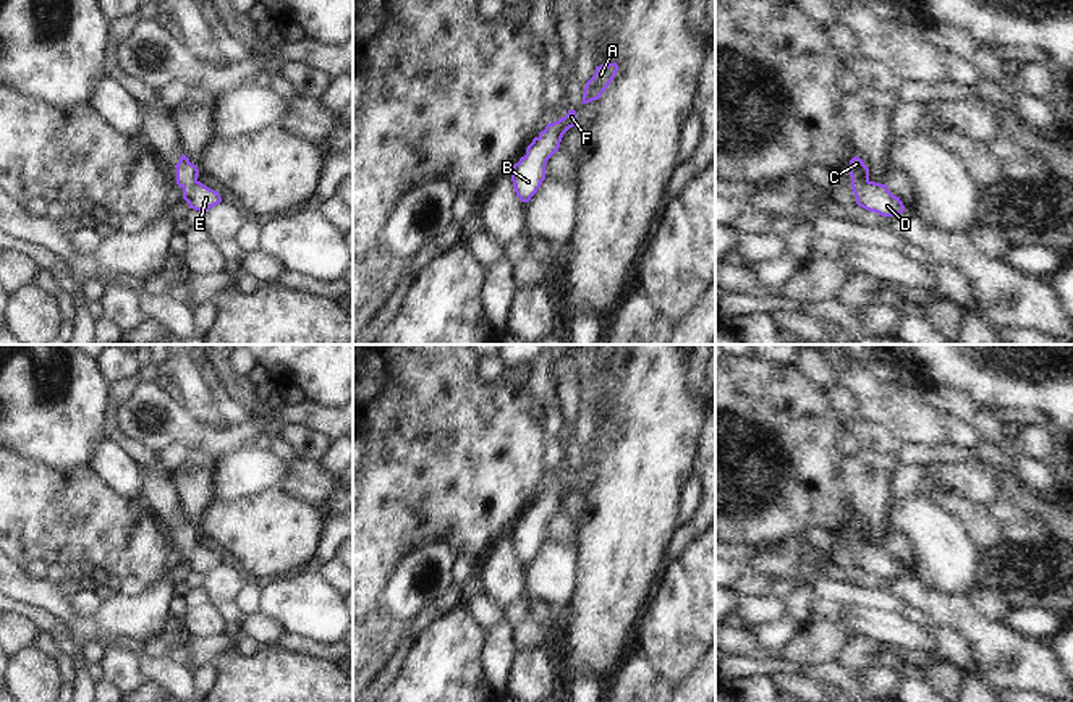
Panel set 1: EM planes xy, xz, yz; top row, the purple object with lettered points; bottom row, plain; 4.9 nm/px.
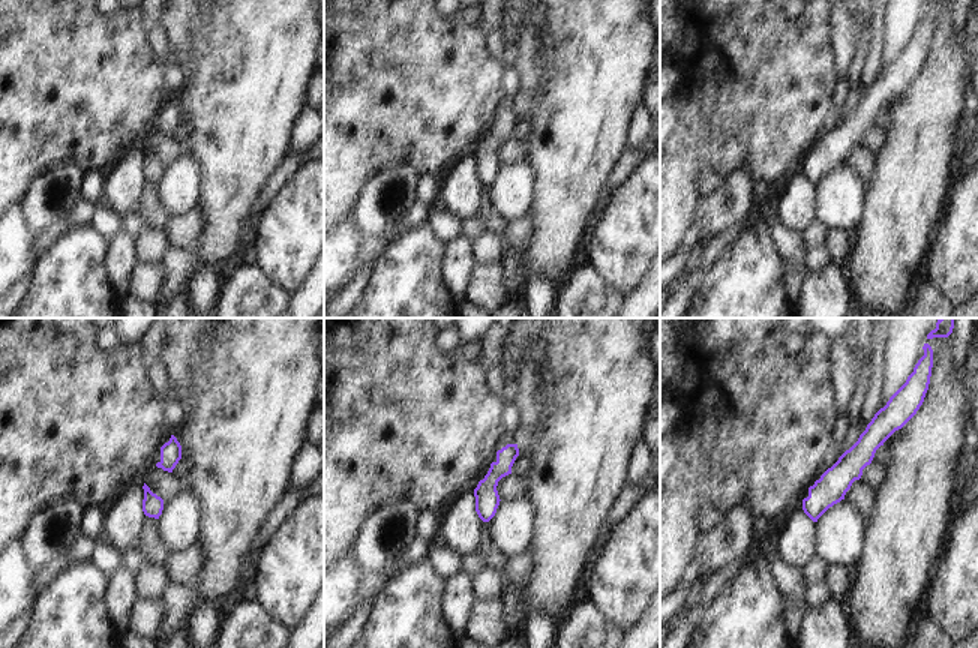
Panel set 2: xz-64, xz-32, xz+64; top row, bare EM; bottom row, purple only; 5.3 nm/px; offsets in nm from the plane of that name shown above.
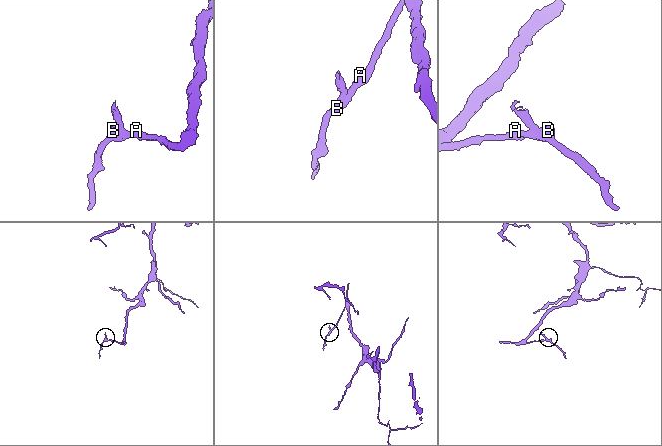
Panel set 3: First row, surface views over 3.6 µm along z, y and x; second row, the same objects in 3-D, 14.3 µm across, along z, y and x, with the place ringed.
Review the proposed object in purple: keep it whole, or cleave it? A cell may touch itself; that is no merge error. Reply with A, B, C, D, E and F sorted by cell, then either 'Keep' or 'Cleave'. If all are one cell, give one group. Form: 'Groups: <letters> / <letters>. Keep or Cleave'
Groups: A B C D E F. Keep.

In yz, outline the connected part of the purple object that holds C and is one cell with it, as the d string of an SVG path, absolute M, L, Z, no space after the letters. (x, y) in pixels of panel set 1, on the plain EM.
M859 519L850 522L850 539L859 569L882 579L893 579L905 574L903 565L889 553L887 547L869 542L869 531Z

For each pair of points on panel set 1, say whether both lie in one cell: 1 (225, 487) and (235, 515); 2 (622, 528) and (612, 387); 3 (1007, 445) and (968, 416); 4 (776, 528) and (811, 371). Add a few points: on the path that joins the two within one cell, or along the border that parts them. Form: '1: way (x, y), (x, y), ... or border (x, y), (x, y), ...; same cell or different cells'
1: border (267, 490), (235, 500), (214, 500); different cells
2: way (628, 492), (628, 422); same cell
3: way (997, 437), (978, 418); same cell
4: border (795, 366), (824, 393); different cells

